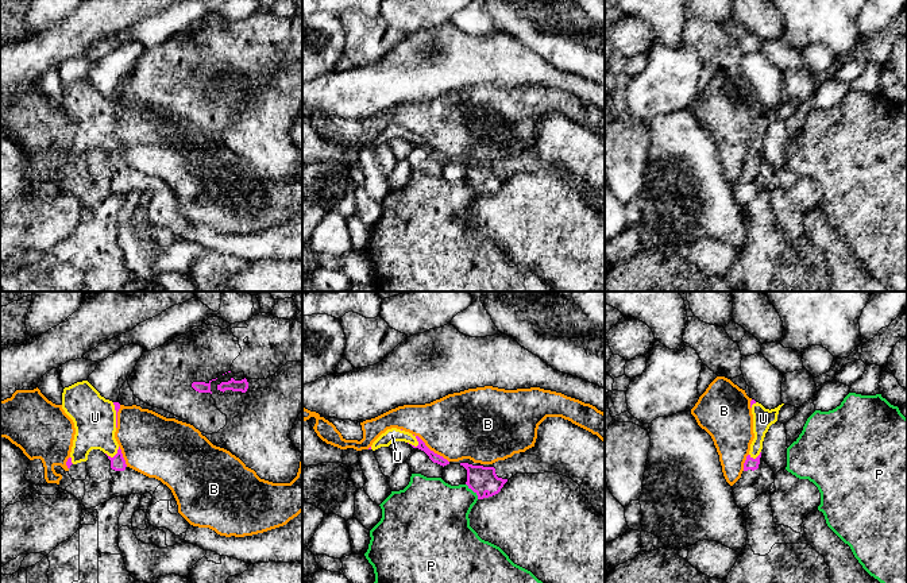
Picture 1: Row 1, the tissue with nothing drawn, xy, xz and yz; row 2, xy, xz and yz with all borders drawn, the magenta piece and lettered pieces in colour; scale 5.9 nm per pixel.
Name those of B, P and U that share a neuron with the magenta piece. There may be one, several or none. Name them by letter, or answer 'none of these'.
U

